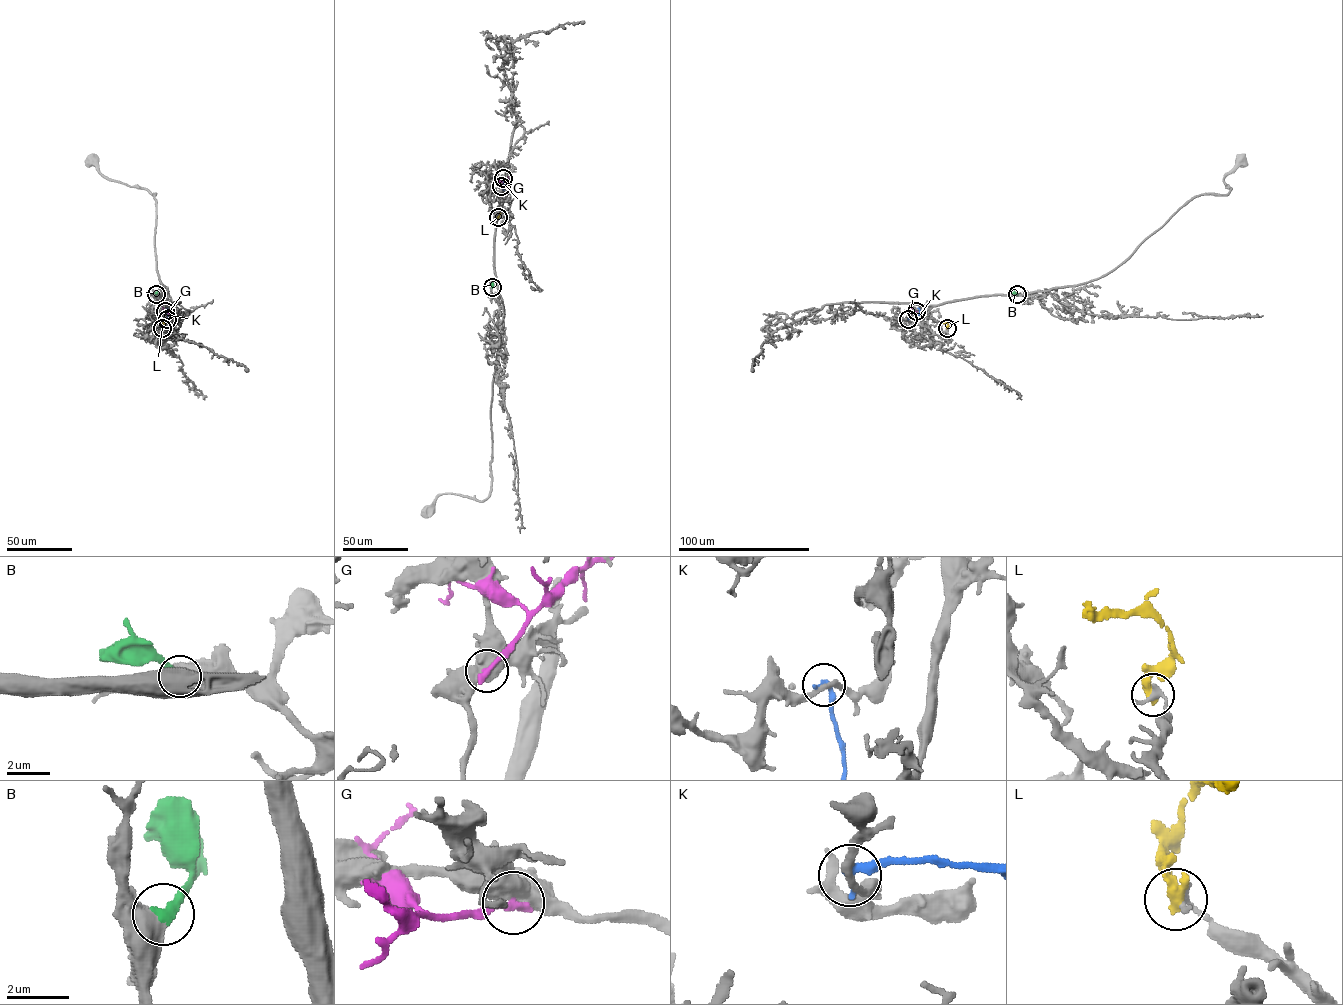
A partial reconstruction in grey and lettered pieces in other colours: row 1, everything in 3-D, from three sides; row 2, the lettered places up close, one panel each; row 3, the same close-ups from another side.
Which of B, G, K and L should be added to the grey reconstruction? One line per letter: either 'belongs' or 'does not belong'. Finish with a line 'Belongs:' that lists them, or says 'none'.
B: belongs
G: does not belong
K: does not belong
L: does not belong
Belongs: B

